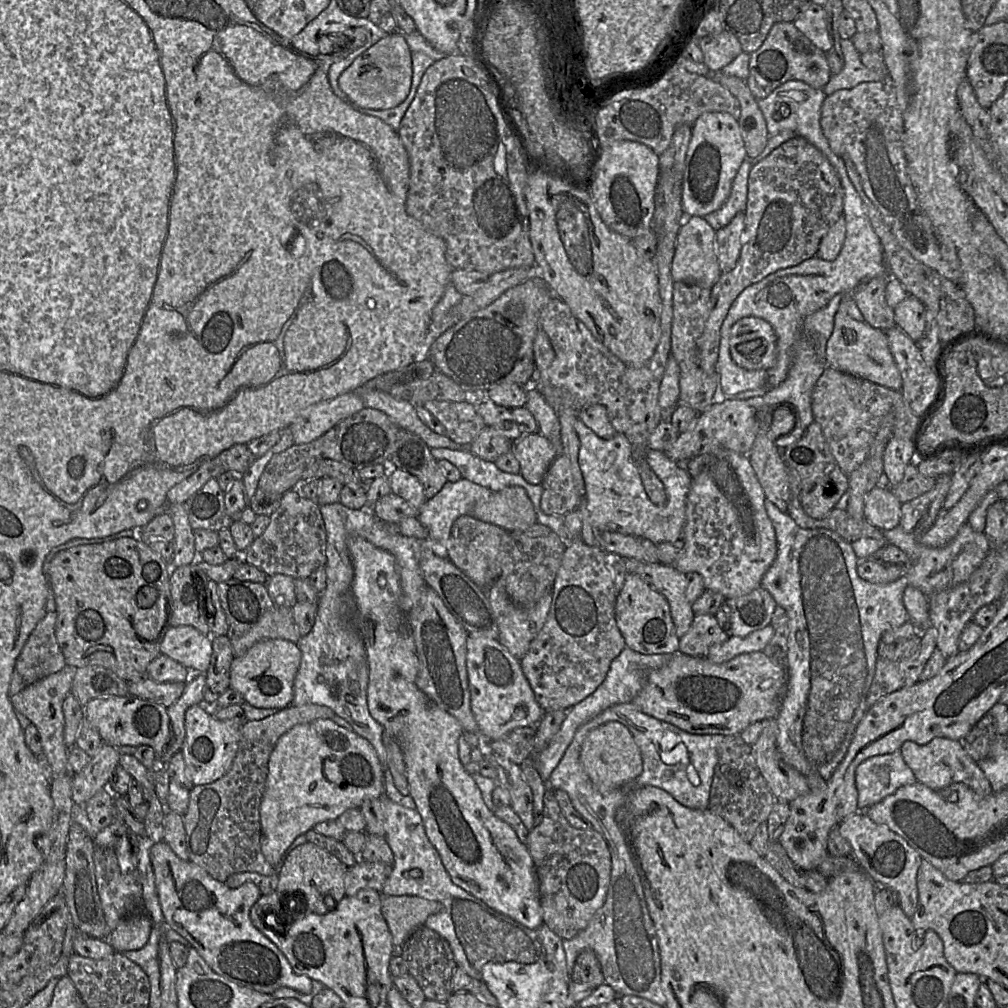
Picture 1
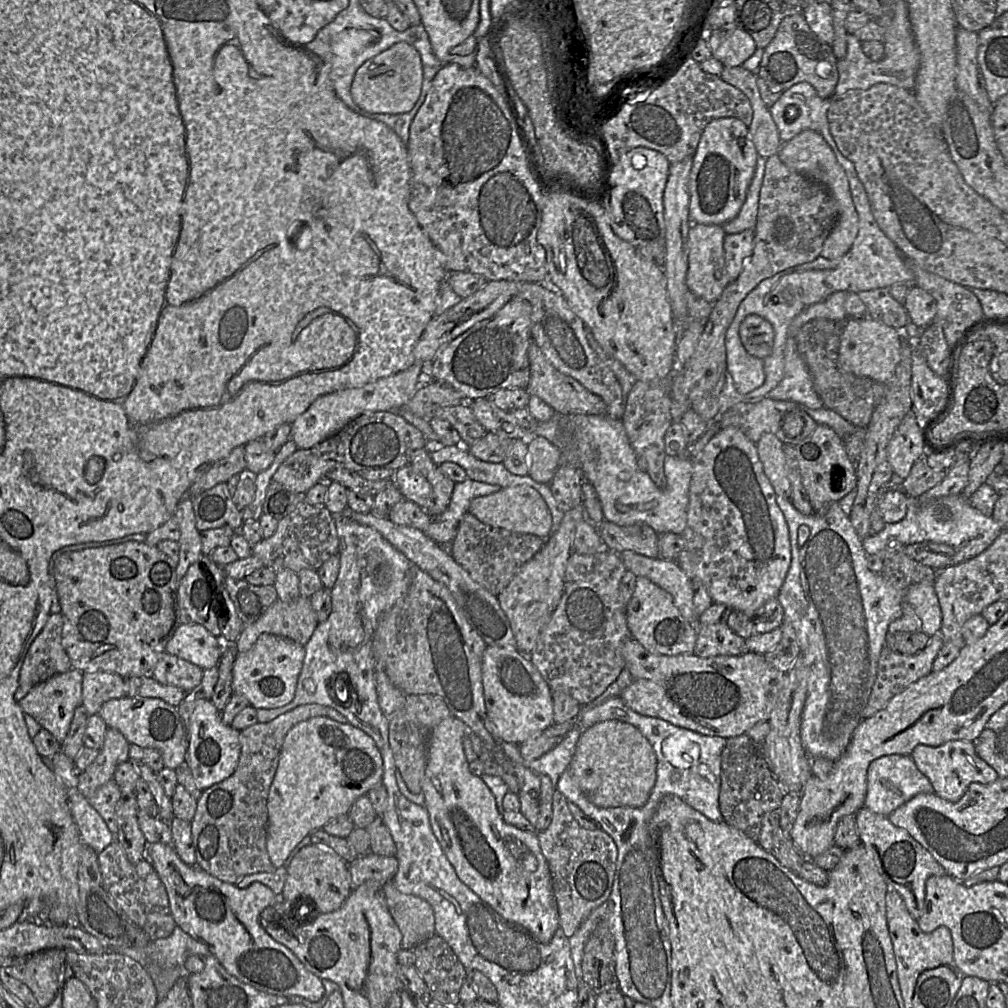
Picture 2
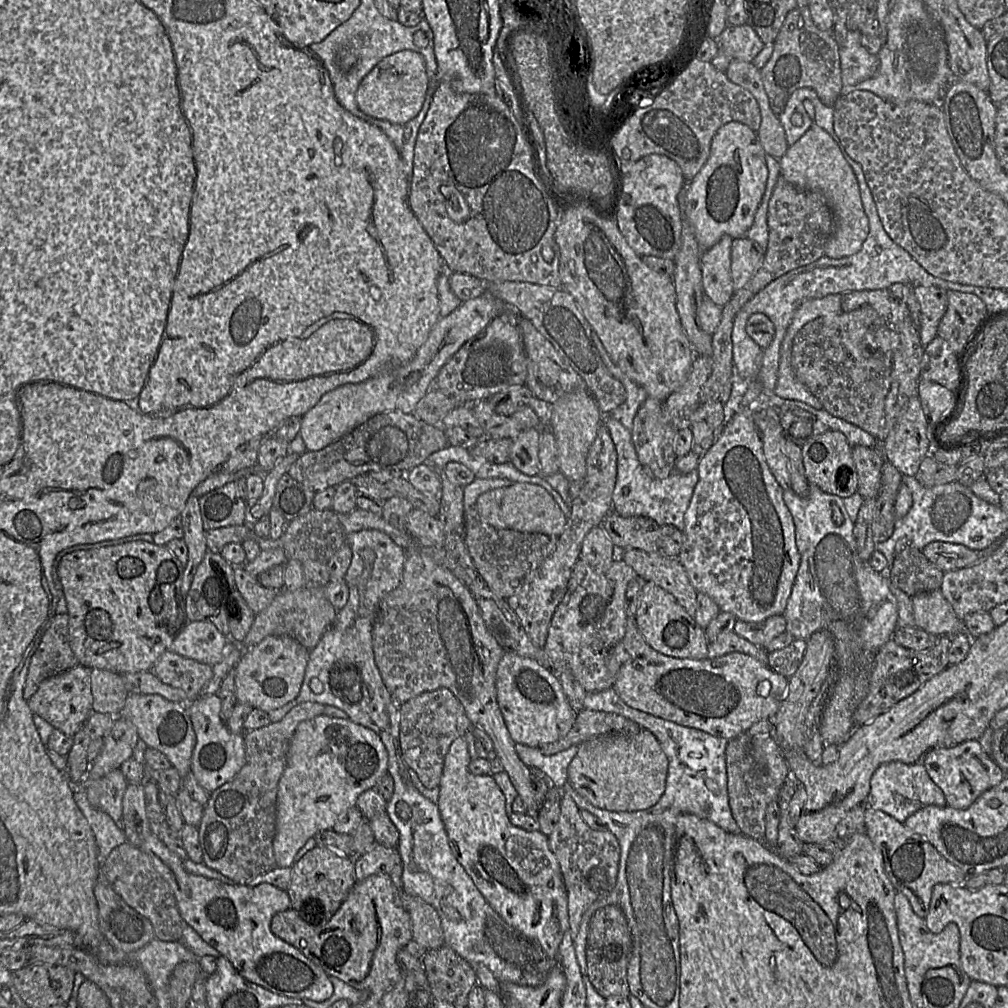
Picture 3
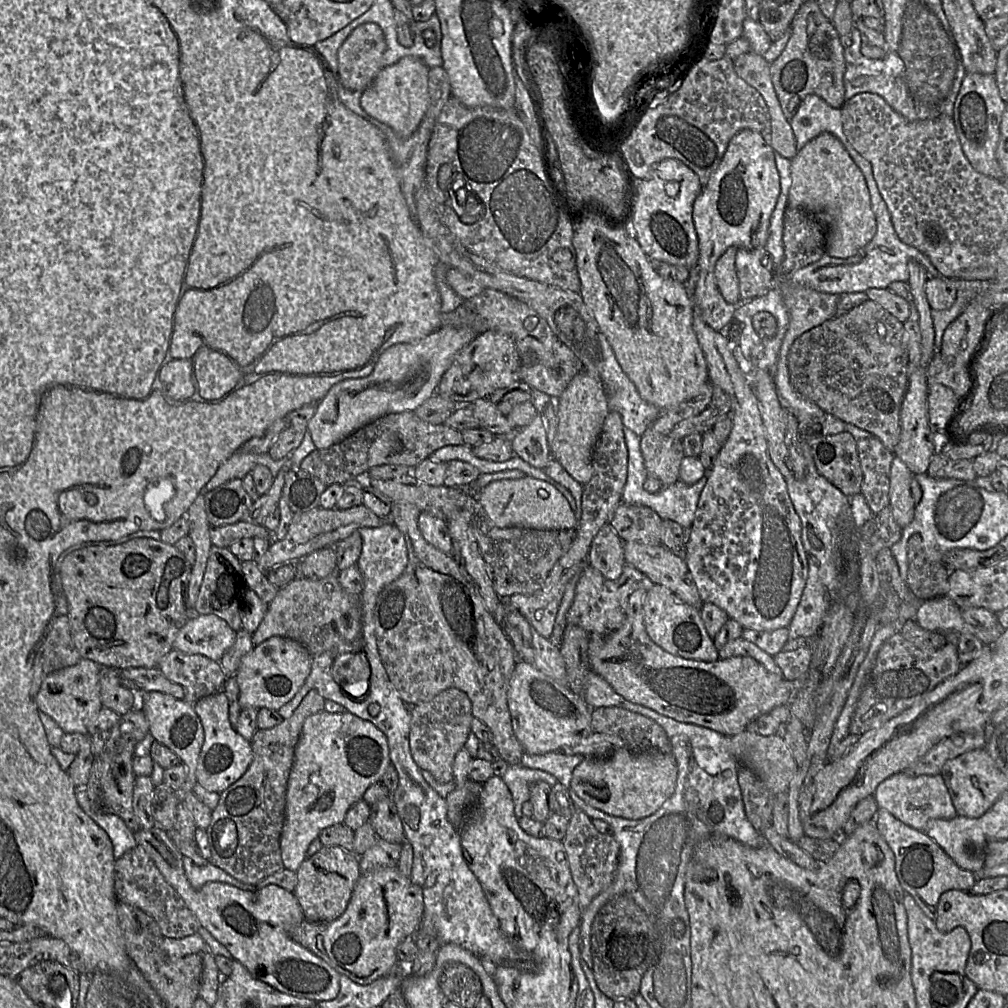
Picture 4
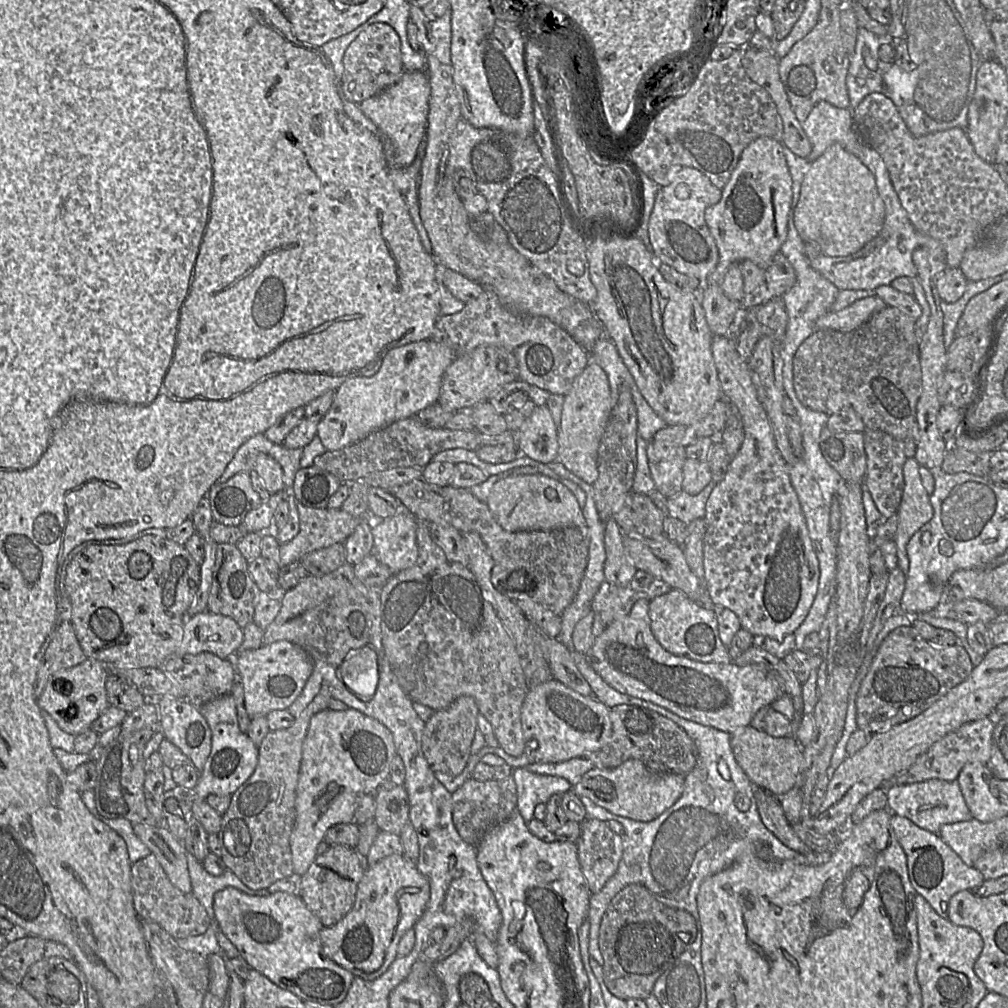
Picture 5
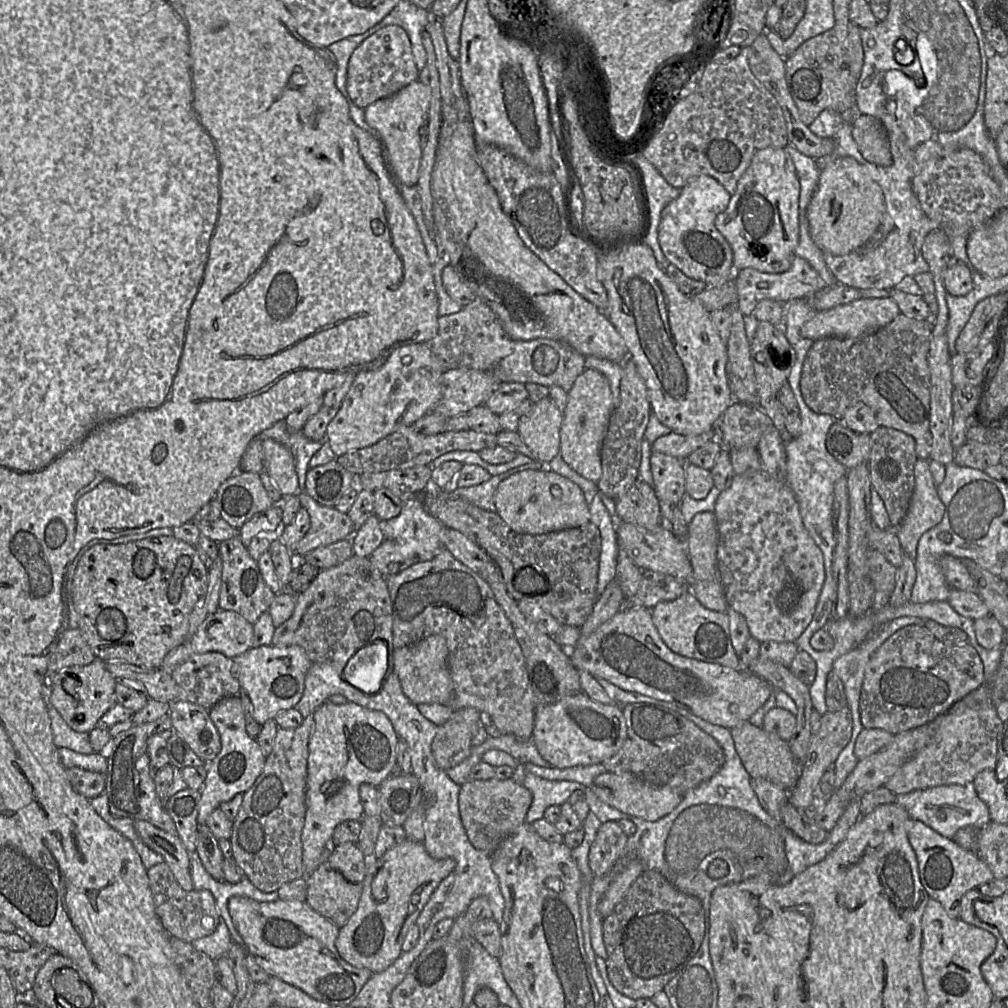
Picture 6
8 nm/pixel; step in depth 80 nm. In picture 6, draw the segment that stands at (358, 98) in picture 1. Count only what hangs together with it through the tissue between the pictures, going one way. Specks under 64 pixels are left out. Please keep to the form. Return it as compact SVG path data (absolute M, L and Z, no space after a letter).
M417 80L396 94L379 99L364 108L365 120L380 139L389 171L397 183L415 186L418 182L421 162L420 129L427 118L430 99L430 88Z

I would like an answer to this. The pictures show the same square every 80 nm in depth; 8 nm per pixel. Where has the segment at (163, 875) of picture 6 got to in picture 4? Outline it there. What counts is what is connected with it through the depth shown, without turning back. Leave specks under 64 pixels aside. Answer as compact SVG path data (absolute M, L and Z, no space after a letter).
M137 845L115 860L114 888L118 901L142 910L159 925L165 938L181 939L192 936L201 928L197 917L181 896L165 880L147 852Z

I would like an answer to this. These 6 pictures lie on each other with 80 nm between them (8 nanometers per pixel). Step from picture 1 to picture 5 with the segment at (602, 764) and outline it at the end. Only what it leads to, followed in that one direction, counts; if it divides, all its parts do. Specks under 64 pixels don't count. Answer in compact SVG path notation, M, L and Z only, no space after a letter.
M630 759L611 769L594 767L572 787L578 797L589 798L596 805L617 816L635 821L650 822L673 806L684 790L684 777L677 774L656 773L642 762Z

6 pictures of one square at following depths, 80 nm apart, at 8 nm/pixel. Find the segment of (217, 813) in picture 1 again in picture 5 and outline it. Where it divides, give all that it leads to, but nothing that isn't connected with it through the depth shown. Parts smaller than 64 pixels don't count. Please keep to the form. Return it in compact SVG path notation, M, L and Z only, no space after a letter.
M323 685L319 693L305 707L293 724L287 728L269 731L258 746L258 762L252 775L231 794L230 804L221 815L221 826L216 833L219 857L225 867L235 874L242 883L253 890L270 887L274 882L292 875L294 872L289 838L295 823L295 798L299 770L302 759L302 745L306 737L311 717L328 708L331 695L328 685Z

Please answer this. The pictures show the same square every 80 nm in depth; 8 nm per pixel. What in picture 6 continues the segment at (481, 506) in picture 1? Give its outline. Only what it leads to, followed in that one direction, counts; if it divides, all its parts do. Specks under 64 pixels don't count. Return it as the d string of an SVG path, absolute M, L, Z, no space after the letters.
M525 470L508 477L498 485L494 503L504 523L520 534L544 534L590 523L589 504L581 488L551 471Z

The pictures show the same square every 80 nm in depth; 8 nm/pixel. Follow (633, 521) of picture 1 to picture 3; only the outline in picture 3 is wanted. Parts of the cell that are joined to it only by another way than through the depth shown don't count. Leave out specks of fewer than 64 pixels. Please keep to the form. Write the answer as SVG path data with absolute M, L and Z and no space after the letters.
M604 415L603 425L607 427L617 453L617 477L612 495L612 512L623 517L648 517L660 527L672 525L683 531L685 513L698 482L697 469L688 474L681 474L675 470L667 478L657 479L641 465L632 442L631 431L608 415Z

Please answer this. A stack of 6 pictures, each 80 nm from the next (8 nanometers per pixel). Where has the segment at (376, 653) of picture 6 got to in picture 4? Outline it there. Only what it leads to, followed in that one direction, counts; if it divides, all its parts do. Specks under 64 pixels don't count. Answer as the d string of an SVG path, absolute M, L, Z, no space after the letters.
M361 650L356 653L340 656L340 665L337 674L334 670L334 679L342 690L356 700L364 698L369 690L371 669L365 653Z

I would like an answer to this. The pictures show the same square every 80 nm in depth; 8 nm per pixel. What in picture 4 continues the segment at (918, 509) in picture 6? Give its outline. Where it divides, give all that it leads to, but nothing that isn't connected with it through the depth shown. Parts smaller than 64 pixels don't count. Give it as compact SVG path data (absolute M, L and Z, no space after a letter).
M895 457L890 469L890 508L898 526L903 529L914 518L916 503L911 494L914 475L907 465Z

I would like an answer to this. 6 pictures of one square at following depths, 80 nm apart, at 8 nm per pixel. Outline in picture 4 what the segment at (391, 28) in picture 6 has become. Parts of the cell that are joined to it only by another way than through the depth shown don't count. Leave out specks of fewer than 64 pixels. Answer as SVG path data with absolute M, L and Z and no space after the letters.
M366 23L355 28L338 50L339 83L349 91L363 92L386 66L383 54L386 50L384 33L375 23Z

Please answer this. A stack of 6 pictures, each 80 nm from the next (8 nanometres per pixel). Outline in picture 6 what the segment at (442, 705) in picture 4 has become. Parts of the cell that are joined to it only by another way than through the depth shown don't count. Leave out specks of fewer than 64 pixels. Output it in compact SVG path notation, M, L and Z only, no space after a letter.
M475 708L454 710L451 717L437 727L431 751L437 766L447 771L470 754L471 741L478 730L480 712Z

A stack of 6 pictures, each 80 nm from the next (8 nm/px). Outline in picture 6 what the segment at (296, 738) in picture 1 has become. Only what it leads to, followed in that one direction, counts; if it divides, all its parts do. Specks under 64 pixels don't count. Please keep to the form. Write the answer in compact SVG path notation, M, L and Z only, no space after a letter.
M329 701L324 702L313 713L313 720L313 731L308 742L306 813L301 835L304 876L309 876L321 864L321 854L325 847L331 844L333 831L338 824L347 820L361 821L364 815L359 788L364 783L378 787L392 775L399 741L391 721L385 713L350 701L340 705Z

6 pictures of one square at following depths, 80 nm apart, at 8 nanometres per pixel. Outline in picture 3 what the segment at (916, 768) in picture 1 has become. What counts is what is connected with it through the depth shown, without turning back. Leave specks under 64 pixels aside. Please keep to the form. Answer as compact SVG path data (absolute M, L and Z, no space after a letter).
M977 740L931 749L924 754L921 762L930 778L943 791L948 806L960 810L970 807L984 792L1000 784L1006 777L1006 773L986 754Z

